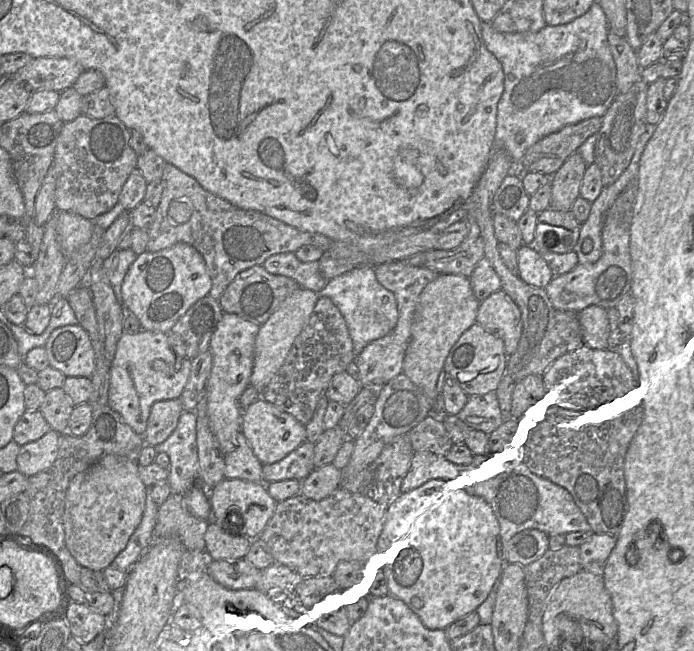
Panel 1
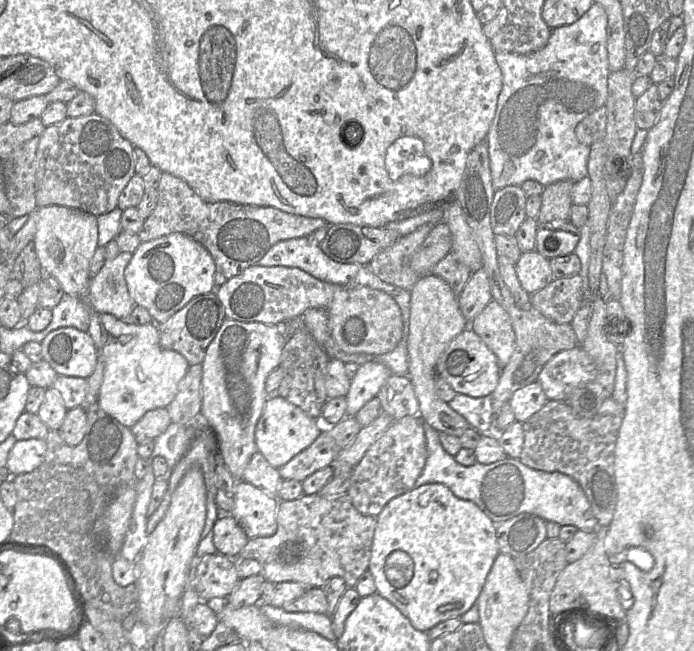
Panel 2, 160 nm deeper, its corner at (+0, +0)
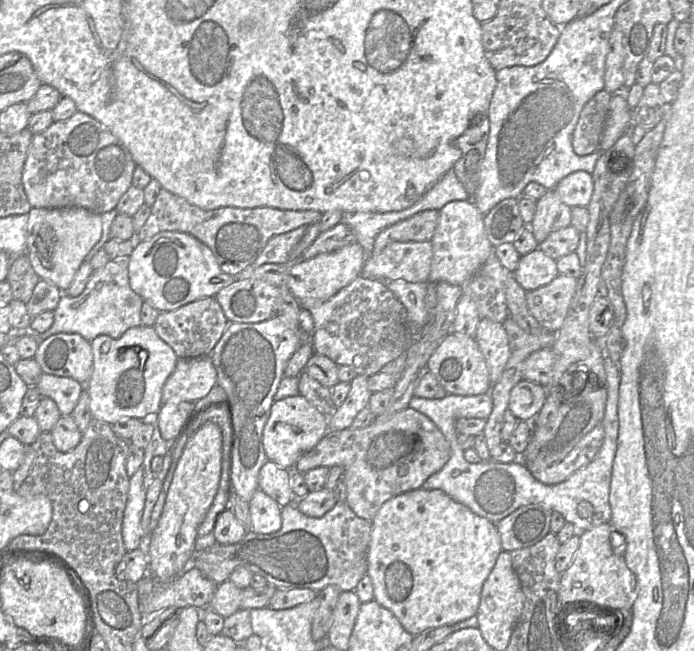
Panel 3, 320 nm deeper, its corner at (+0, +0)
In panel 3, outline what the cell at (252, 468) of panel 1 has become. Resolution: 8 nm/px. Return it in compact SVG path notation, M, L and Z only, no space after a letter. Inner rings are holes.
M268 460L259 471L258 487L280 507L285 507L297 500L290 487L290 476L291 470L281 468Z

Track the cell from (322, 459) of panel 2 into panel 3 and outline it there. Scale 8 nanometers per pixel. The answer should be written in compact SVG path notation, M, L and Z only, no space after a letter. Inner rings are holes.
M406 408L386 421L375 421L366 428L347 428L342 431L328 432L309 452L295 464L294 470L303 474L317 467L341 466L345 469L347 489L346 502L360 518L372 521L380 507L391 498L416 490L433 474L439 472L450 460L451 448L439 428L424 414Z

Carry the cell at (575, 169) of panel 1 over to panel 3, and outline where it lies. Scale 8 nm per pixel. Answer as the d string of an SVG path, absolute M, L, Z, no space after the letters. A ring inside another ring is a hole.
M553 189L536 202L536 212L529 227L539 244L552 232L571 226L572 208L564 204Z

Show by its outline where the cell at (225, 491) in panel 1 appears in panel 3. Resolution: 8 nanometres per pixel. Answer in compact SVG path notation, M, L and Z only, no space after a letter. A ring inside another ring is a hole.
M256 490L248 504L251 517L249 531L272 534L281 528L282 507L262 490Z

